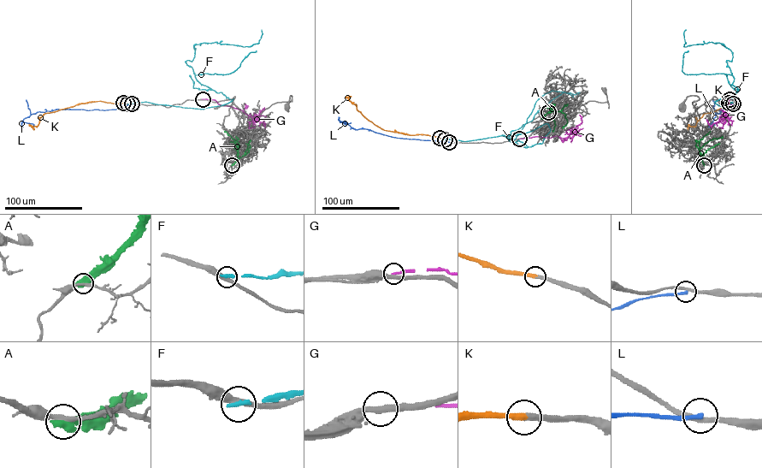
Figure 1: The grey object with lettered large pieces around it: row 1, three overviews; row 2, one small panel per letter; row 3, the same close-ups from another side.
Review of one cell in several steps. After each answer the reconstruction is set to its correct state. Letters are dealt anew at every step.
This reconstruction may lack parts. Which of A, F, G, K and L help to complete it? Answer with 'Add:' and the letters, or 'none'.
Add: K

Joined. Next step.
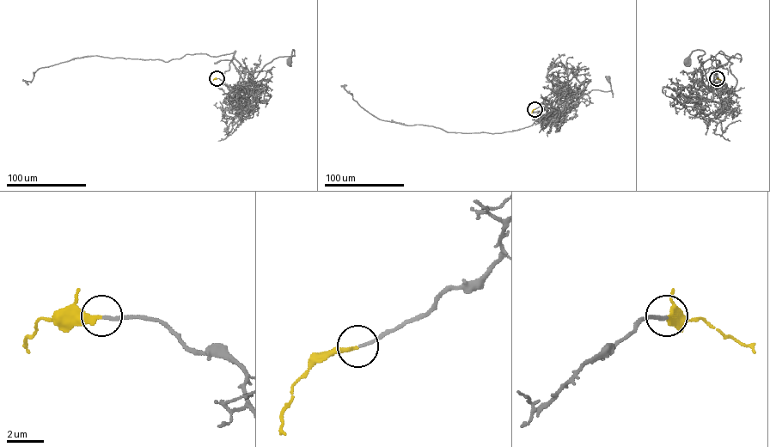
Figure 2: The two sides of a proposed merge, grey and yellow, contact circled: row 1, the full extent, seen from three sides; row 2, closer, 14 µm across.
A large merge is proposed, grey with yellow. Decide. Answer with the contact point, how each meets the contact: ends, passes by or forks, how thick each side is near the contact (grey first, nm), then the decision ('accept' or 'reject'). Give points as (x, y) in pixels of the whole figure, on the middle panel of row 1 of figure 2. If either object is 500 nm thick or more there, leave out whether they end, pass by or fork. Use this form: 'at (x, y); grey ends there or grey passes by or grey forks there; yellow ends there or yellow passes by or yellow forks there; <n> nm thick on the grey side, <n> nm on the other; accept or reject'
at (534, 109); grey ends there; yellow ends there; 170 nm thick on the grey side, 240 nm on the other; accept

